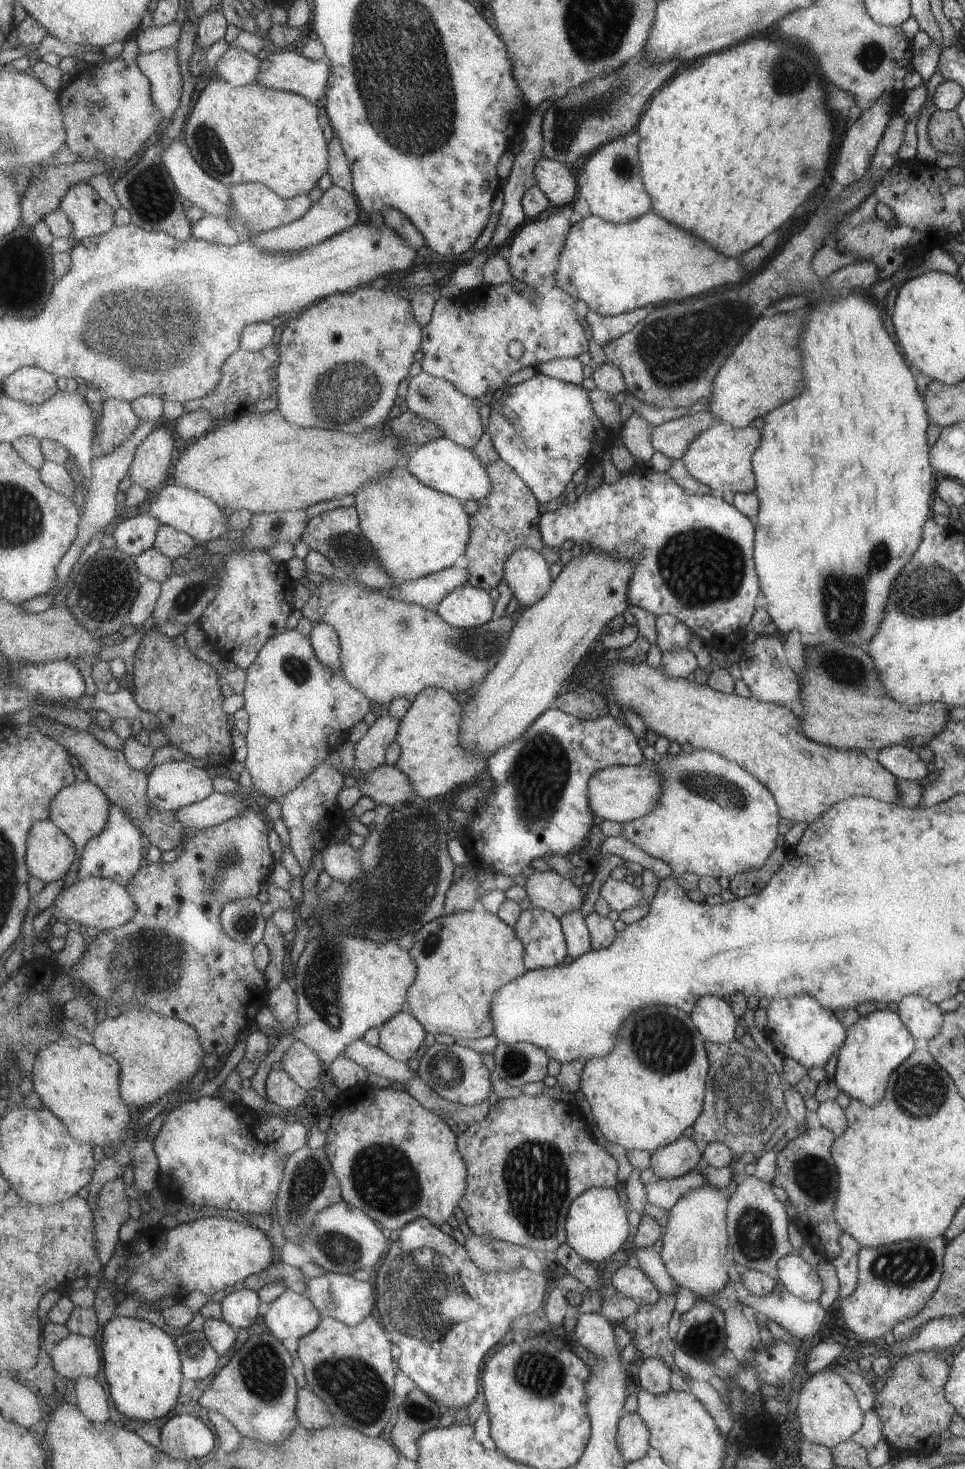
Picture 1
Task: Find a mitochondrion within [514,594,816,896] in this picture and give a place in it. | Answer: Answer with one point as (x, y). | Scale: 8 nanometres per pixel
(727, 793)

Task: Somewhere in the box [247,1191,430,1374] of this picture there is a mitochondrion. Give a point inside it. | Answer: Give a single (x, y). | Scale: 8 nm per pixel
(337, 1248)

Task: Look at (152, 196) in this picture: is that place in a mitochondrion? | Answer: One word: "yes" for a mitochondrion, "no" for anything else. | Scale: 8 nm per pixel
yes

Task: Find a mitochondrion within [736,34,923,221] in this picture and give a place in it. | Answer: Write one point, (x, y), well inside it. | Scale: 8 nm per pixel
(789, 74)

